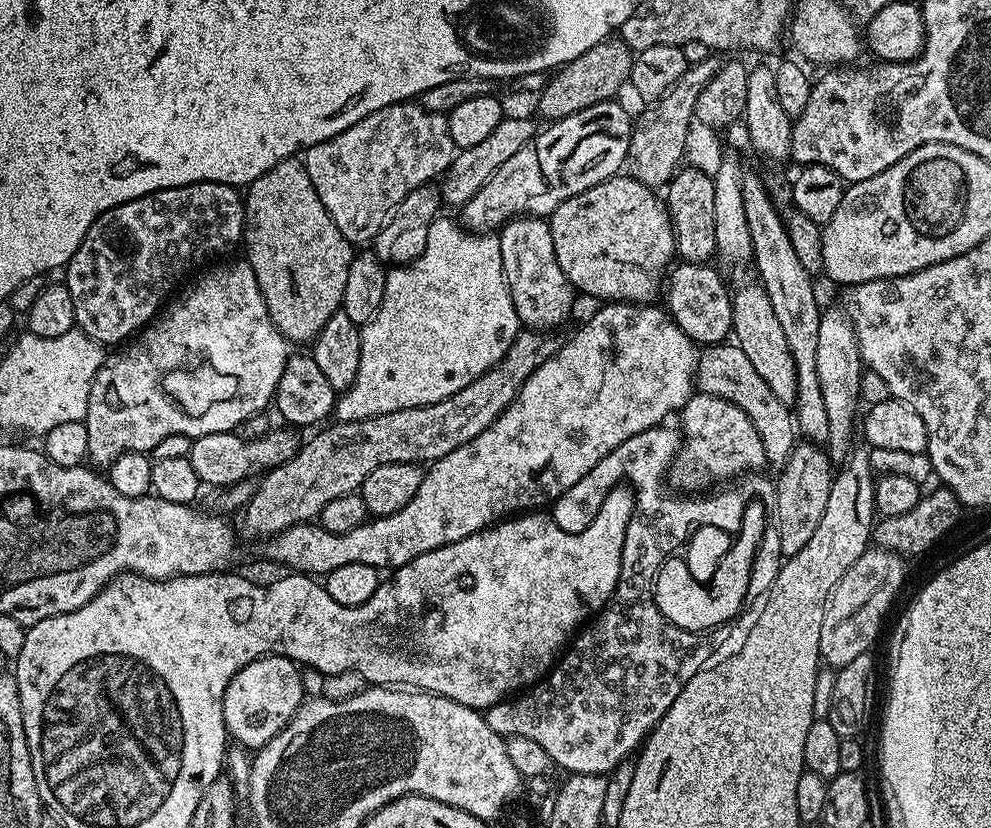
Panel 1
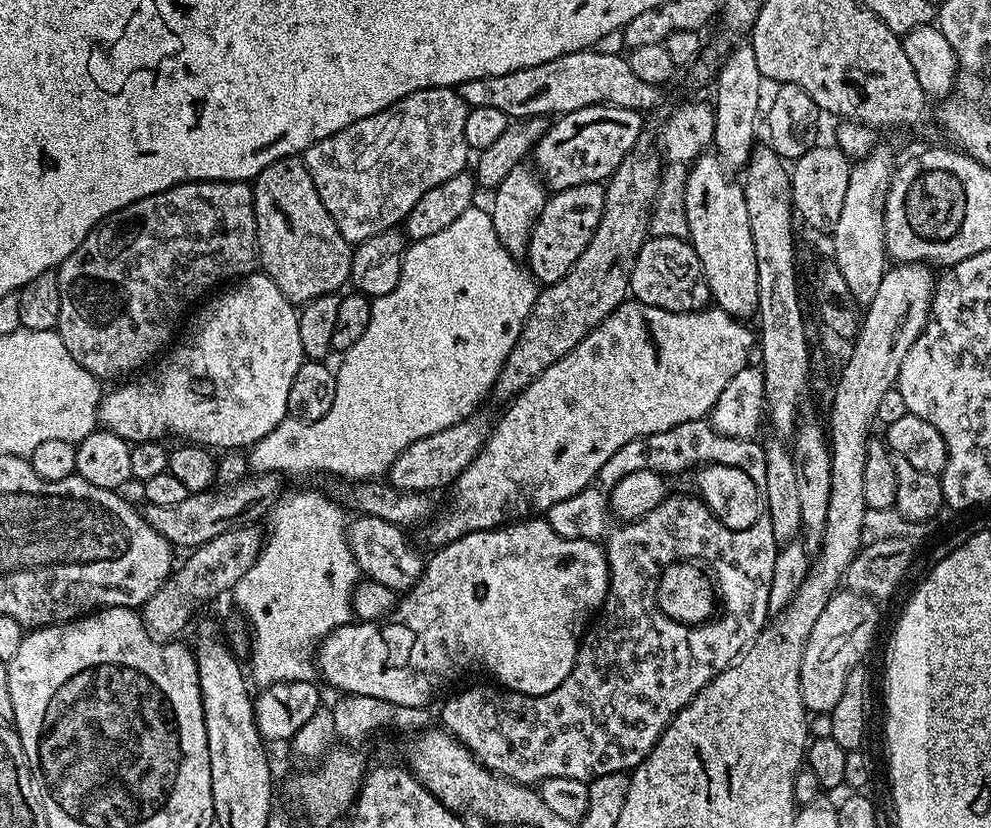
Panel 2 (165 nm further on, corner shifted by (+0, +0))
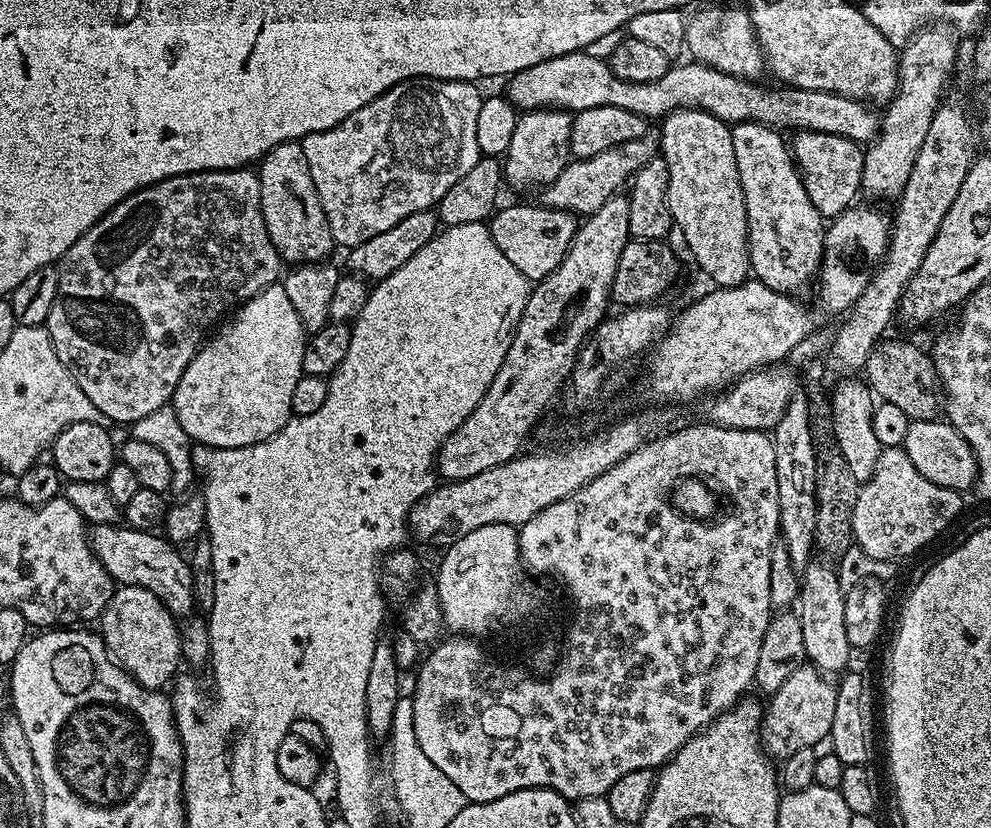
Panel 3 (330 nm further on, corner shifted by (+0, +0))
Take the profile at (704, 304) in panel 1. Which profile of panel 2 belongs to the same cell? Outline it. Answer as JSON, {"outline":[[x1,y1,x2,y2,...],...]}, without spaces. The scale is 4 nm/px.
{"outline":[[652,236,644,241,630,274,630,296,646,306,671,312,699,312,710,304,702,262,687,239]]}

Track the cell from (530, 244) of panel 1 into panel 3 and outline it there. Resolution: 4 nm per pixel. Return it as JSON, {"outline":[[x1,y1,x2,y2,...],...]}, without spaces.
{"outline":[[535,108,533,112,524,112,514,126,514,138,502,157,502,167,507,183,516,188,539,189,554,182,558,174,570,163,570,130,573,113,558,108]]}

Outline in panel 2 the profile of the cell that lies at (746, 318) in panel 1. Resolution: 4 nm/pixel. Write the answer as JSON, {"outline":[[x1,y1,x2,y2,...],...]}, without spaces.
{"outline":[[704,154,689,167,686,178,686,222,688,223,687,239,702,262,702,270,706,274,708,291,715,307,726,314,737,318,750,318,757,315,758,273,754,256,753,234,750,228,750,213,746,210,746,198,743,187,731,180,729,169,725,167,719,156]]}

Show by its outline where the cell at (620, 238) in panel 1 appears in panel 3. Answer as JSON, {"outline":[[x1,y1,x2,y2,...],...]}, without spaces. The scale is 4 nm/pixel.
{"outline":[[512,204,509,208,501,207,490,220,492,237,498,245,498,250,502,250,506,259,512,265,518,266,518,270,522,270,522,274,530,282,546,279,560,265,572,244,572,239,576,236,578,227,577,217,573,213,536,204]]}

